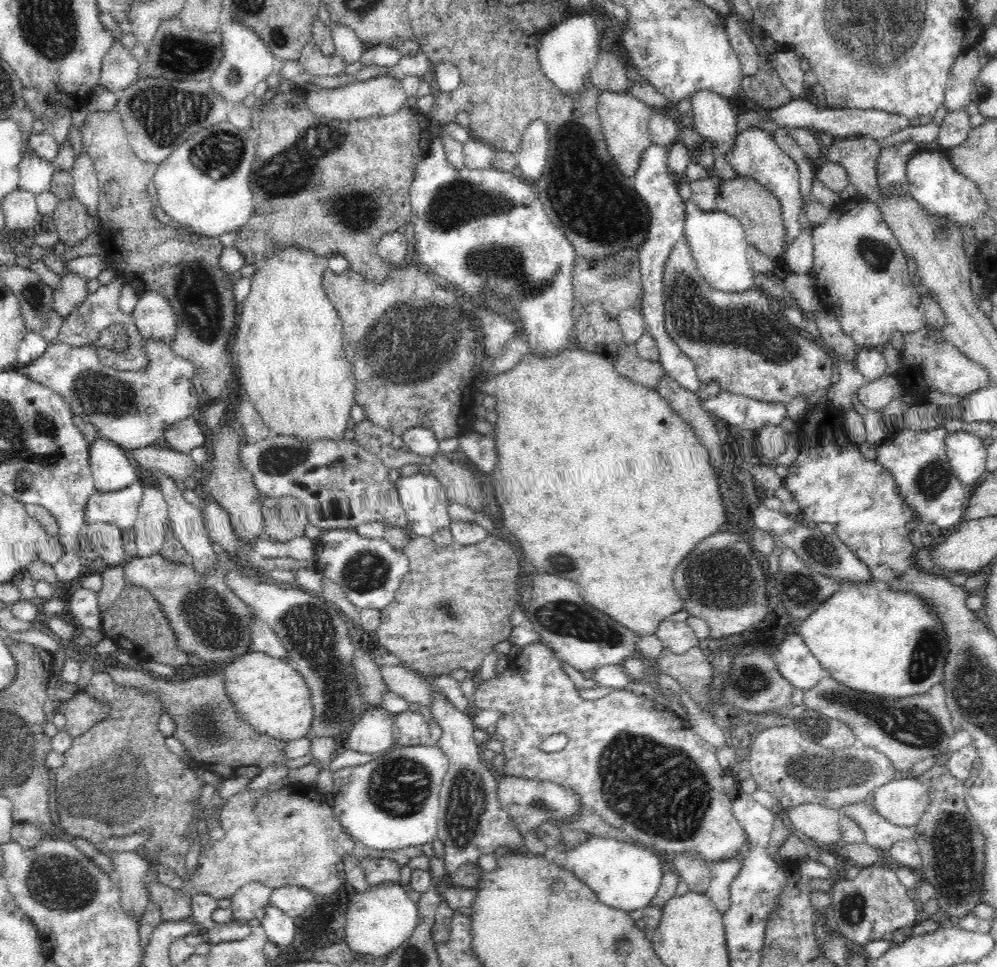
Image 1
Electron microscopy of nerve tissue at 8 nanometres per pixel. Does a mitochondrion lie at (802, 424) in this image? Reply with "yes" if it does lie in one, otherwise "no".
no

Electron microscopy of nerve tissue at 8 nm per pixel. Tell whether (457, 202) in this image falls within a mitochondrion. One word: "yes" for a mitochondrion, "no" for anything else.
yes

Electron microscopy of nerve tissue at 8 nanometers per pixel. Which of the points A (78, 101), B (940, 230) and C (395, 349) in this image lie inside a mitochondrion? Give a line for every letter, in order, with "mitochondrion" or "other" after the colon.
A: other
B: mitochondrion
C: mitochondrion

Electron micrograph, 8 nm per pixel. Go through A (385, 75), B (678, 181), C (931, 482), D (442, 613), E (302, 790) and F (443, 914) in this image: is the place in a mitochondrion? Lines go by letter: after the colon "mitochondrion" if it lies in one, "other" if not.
A: other
B: other
C: mitochondrion
D: mitochondrion
E: other
F: other

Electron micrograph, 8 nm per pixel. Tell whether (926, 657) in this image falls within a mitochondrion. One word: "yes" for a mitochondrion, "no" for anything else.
yes

